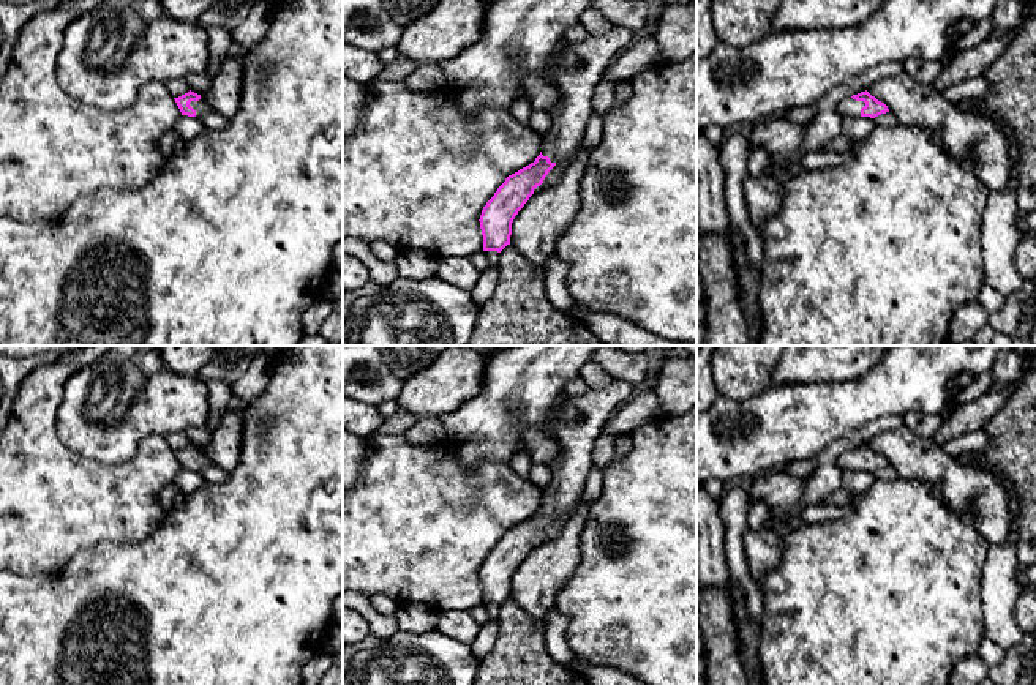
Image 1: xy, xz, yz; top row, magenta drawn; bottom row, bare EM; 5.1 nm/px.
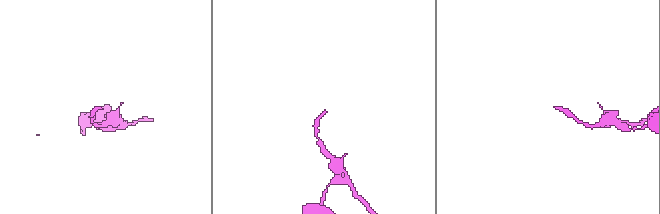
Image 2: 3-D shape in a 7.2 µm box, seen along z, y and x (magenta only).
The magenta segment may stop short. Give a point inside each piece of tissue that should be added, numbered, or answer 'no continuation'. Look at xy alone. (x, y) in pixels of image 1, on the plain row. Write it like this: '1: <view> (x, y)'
1: xy (201, 461)

